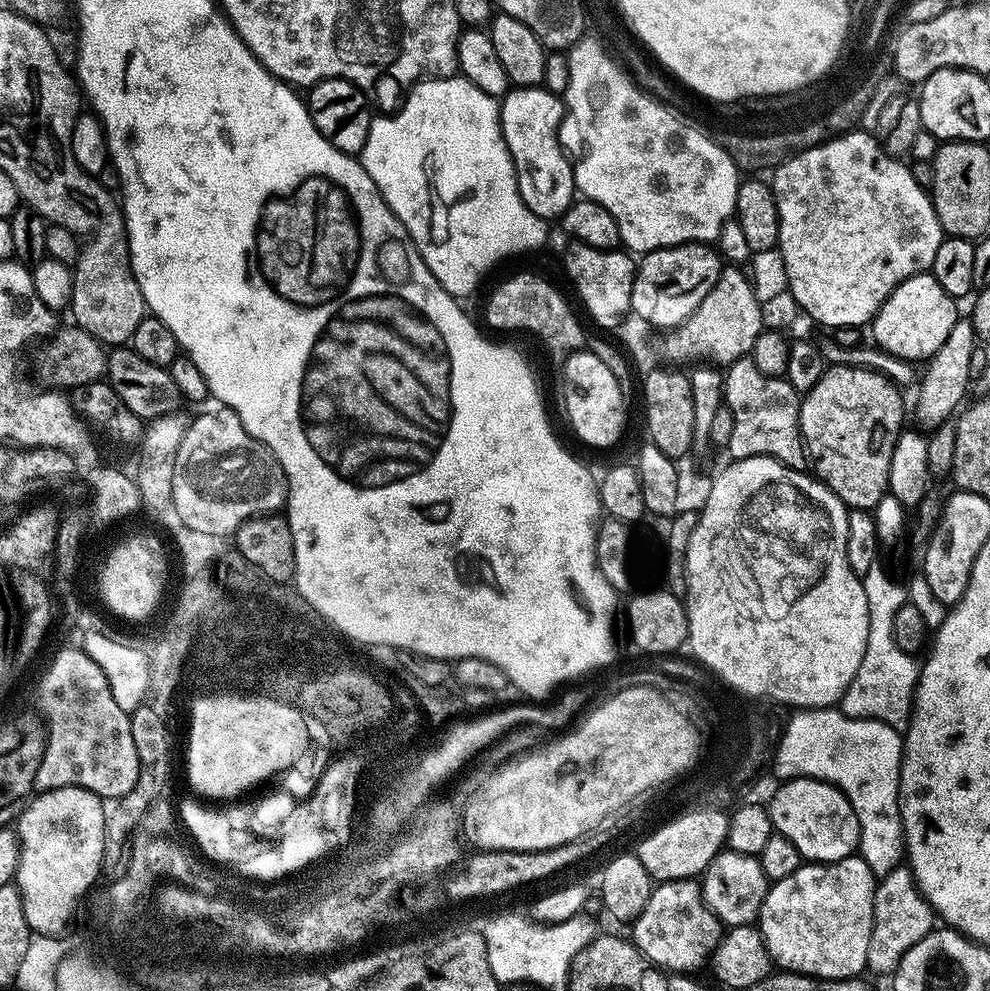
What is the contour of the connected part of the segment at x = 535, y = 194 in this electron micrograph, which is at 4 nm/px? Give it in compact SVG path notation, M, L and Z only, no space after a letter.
M543 86L513 87L504 93L499 105L502 134L510 150L522 202L530 206L535 216L555 221L563 216L577 195L574 164L571 159L568 161L559 140L560 123L566 120L565 101Z

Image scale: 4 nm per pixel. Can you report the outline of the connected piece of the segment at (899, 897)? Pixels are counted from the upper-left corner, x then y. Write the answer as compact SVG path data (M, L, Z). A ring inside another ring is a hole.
M911 867L891 868L885 876L879 877L874 894L874 922L870 934L868 968L871 971L885 972L885 974L895 972L906 950L922 942L922 938L926 938L926 934L933 931L932 920L934 921L932 905L917 888Z

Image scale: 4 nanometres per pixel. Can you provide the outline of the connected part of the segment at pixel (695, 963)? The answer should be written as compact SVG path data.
M692 878L657 883L650 894L650 902L646 902L646 910L642 910L637 920L631 921L630 928L630 939L641 956L645 956L653 966L672 974L692 974L695 973L695 968L700 968L703 964L705 967L722 935L719 918L708 909L704 896L700 893L699 883Z

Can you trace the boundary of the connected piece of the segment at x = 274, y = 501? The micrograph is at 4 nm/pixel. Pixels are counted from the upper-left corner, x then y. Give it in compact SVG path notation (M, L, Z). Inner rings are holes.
M216 406L213 412L204 412L196 421L187 425L181 445L174 458L172 503L178 517L191 530L201 533L231 537L242 522L252 516L276 514L288 502L288 477L284 475L278 458L264 445L248 433L246 426L234 410Z

